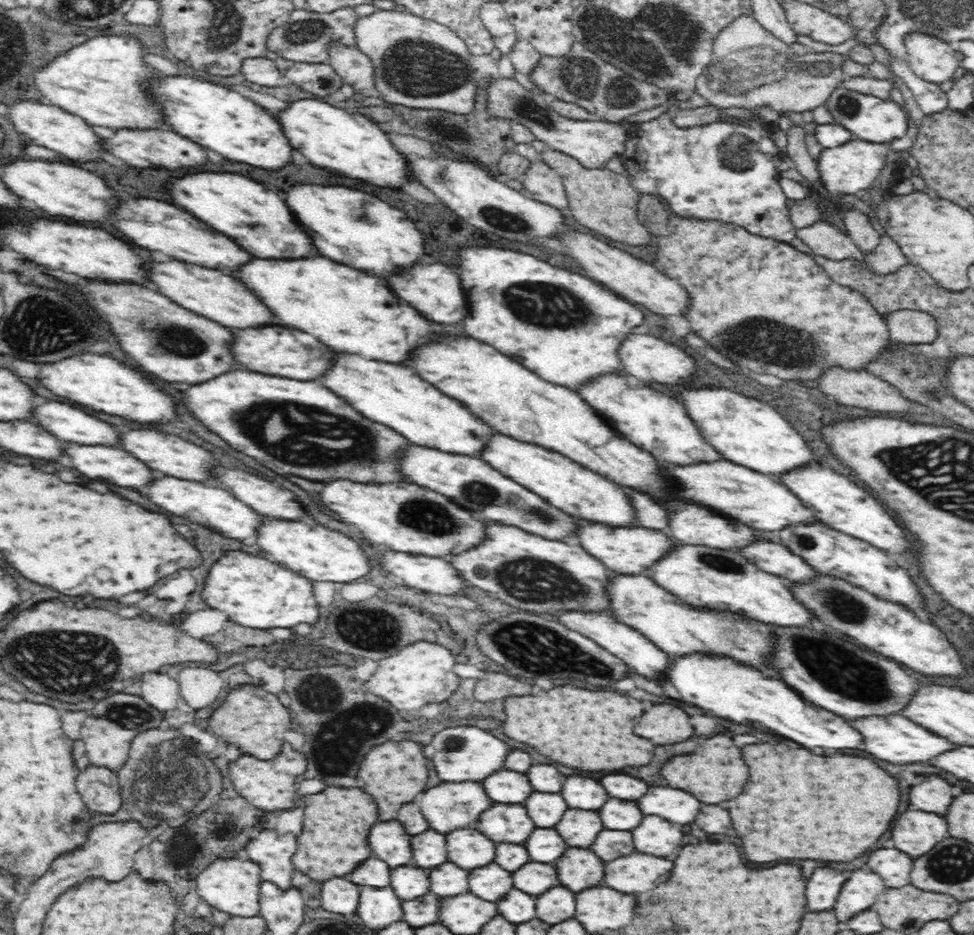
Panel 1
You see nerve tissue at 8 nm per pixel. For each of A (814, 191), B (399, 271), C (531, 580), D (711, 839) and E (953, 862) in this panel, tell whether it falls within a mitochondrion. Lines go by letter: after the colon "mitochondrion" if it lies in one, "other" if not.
A: other
B: other
C: mitochondrion
D: other
E: mitochondrion

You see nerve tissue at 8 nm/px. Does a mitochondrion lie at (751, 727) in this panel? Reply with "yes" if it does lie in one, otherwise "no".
no

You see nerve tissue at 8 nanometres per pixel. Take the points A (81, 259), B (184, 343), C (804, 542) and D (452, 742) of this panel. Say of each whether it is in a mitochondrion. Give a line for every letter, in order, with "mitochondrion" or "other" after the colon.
A: other
B: mitochondrion
C: mitochondrion
D: mitochondrion

